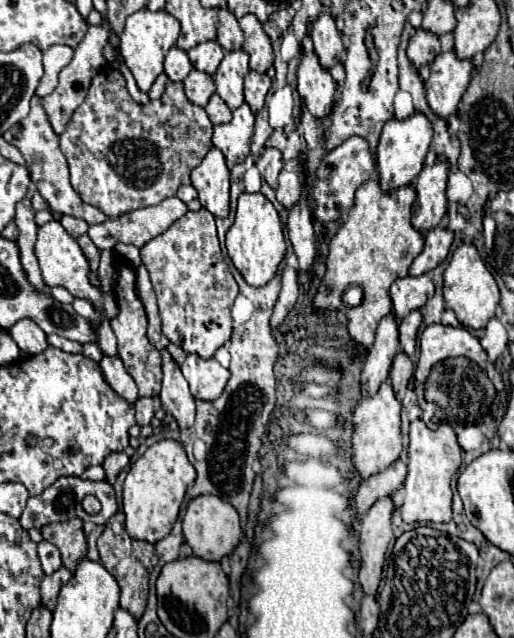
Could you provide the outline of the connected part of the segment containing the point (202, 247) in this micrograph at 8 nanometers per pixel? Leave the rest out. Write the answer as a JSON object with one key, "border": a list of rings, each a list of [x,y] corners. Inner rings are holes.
{"border":[[[206,208],[186,212],[166,232],[142,248],[142,262],[150,272],[158,296],[162,332],[166,338],[188,354],[196,352],[200,358],[212,358],[214,352],[230,340],[230,308],[238,296],[238,284],[220,252],[214,216]]]}

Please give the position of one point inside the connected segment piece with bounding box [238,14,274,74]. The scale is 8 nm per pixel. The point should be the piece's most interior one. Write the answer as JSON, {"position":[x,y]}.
{"position":[257,44]}

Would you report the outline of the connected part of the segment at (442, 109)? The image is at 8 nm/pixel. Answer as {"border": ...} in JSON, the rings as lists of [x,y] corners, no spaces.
{"border":[[[454,50],[442,52],[430,64],[426,98],[430,108],[440,118],[448,118],[450,114],[456,114],[458,102],[470,84],[472,70],[474,70],[472,60],[460,60]]]}

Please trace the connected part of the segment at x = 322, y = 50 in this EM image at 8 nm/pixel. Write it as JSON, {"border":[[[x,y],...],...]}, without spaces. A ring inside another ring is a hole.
{"border":[[[318,16],[312,22],[310,36],[314,40],[314,52],[320,58],[320,64],[324,68],[332,68],[332,64],[342,60],[344,46],[332,16]]]}

